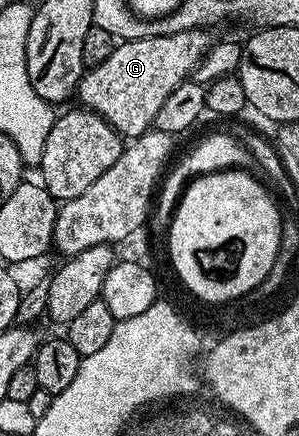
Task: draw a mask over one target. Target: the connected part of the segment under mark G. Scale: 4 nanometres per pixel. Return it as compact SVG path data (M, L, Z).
M187 29L177 33L162 33L158 37L143 37L137 41L120 41L110 59L102 59L102 63L91 66L81 77L78 90L79 104L106 119L106 123L117 129L121 137L141 137L153 128L158 111L161 110L162 103L169 99L170 93L195 74L197 65L203 61L210 48L208 35L208 29Z

